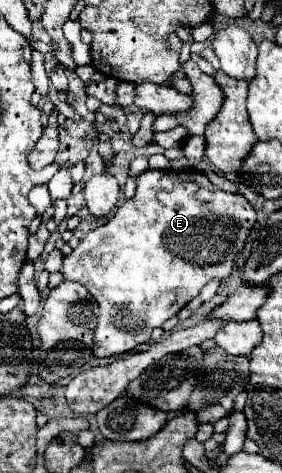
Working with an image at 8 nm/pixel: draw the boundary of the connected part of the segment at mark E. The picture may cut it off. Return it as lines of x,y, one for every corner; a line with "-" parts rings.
186,168
186,170
146,170
136,178
136,196
132,200
126,200
122,206
116,208
114,216
108,218
102,226
94,228
92,232
88,232
80,244
72,250
70,256
64,258
64,266
62,266
62,274
66,280
76,280
80,284
84,284
88,288
88,292
94,296
94,300
98,302
98,326
96,326
96,336
94,336
94,356
104,358
104,356
112,356
112,354
120,354
120,352
128,352
134,350
138,344
144,344
150,340
150,334
154,328
162,326
168,318
172,318
174,314
178,314
192,298
196,298
200,294
200,290
214,278
218,280
226,280
232,274
234,268
234,260
236,256
244,250
250,230
256,224
256,212
250,206
250,202
242,196
242,194
232,194
232,192
224,192
218,186
214,186
206,174
194,170
194,168

